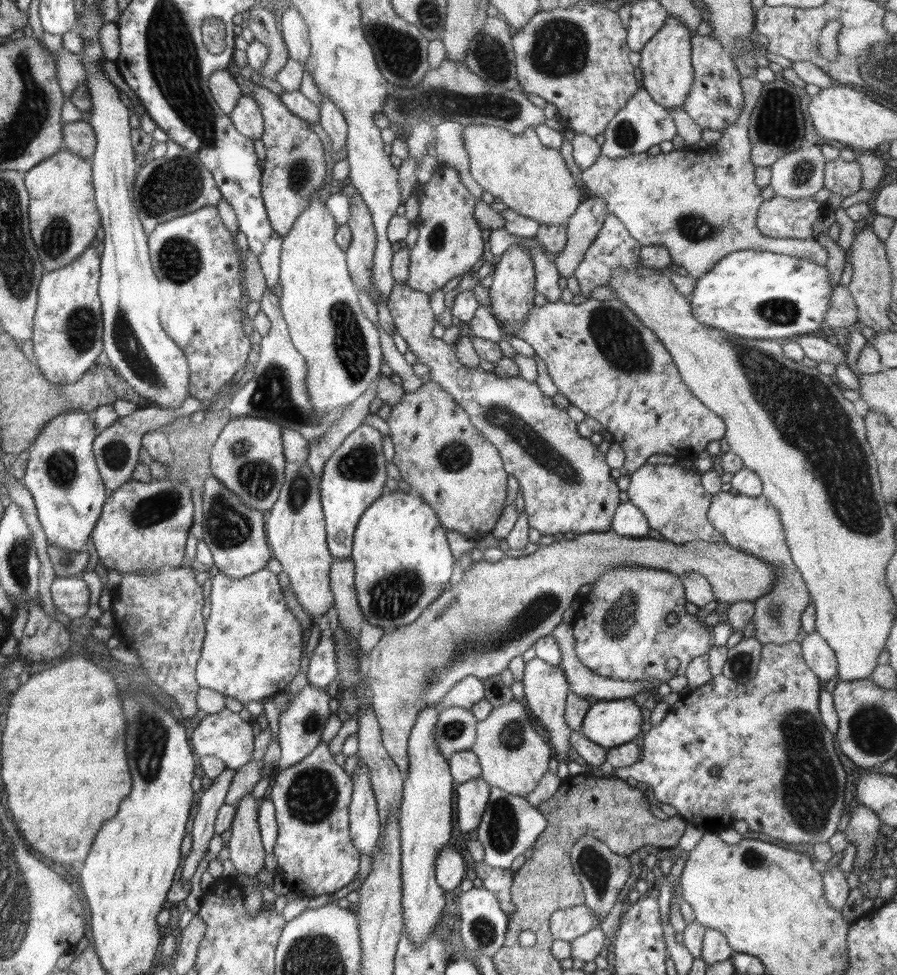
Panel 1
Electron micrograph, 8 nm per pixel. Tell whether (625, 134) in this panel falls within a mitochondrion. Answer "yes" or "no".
yes

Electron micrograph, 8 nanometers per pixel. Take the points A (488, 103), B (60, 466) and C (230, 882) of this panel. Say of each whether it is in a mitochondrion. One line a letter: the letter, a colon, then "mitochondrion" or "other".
A: mitochondrion
B: mitochondrion
C: other

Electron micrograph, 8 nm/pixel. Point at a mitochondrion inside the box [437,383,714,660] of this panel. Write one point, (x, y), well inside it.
(515, 427)

